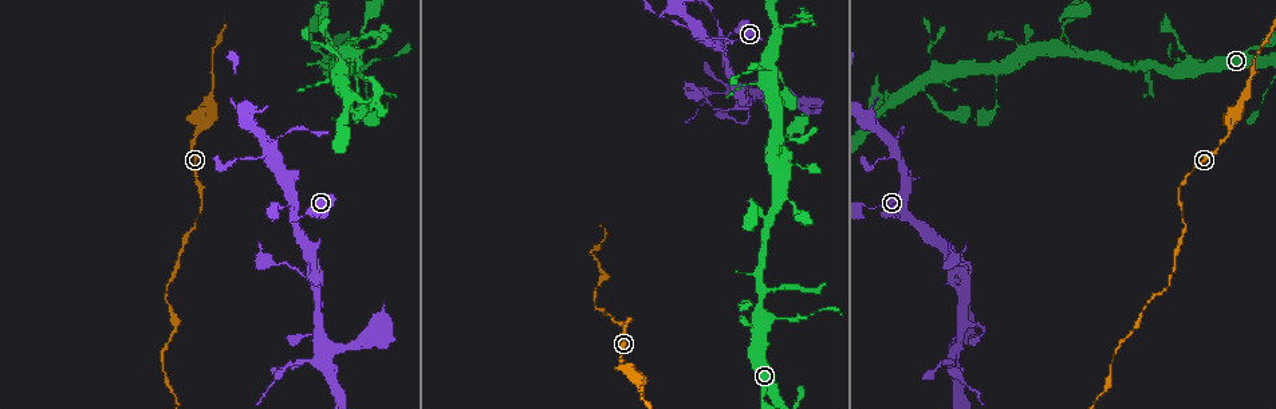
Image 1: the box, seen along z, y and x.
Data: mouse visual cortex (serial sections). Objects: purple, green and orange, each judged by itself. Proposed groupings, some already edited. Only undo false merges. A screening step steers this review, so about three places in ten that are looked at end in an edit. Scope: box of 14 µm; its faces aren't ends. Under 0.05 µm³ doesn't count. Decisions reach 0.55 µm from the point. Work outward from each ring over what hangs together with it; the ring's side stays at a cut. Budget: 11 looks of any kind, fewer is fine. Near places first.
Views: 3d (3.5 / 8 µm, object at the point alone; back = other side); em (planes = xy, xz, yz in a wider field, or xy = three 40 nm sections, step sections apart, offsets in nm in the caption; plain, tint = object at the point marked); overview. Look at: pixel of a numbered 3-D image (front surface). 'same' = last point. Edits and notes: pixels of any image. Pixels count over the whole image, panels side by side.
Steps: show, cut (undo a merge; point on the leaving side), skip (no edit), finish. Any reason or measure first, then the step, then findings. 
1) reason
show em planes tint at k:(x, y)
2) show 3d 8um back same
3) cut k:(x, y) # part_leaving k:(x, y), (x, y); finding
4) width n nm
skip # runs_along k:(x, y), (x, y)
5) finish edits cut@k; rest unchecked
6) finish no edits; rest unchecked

four arms meet
show 3d 8um at 1:(296, 220)

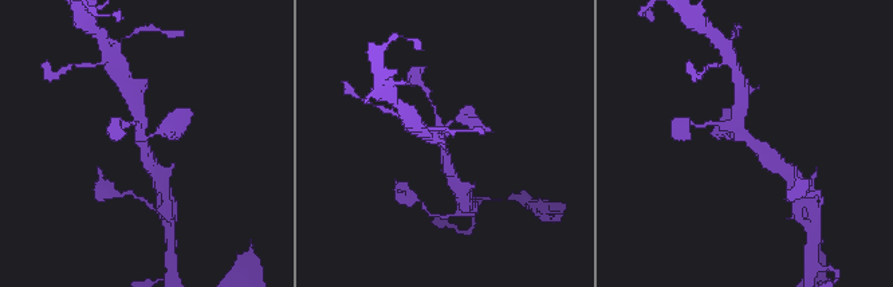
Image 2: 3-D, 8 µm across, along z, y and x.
show 3d 3.5um at 2:(737, 136)

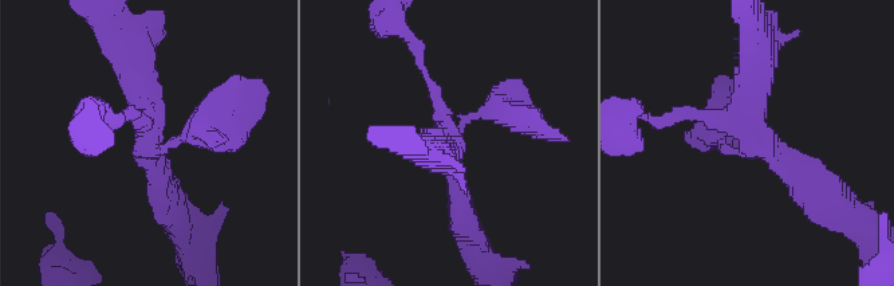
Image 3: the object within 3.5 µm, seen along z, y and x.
arms 4; arm_widths 150, 300, 350, 400 nm
show em planes tint at 3:(148, 146)

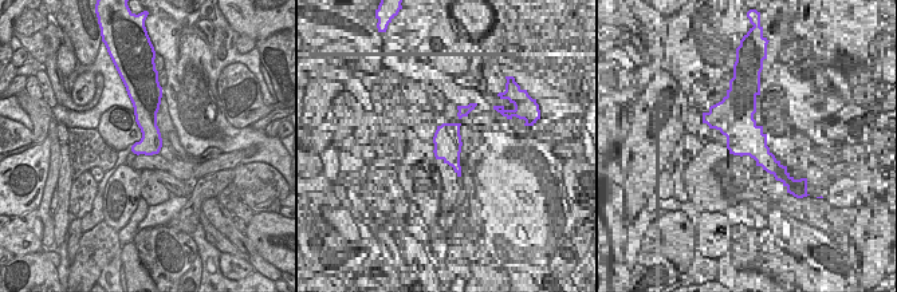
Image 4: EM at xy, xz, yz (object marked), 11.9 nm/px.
skip # runs_along 3:(723, 118), (818, 192); all the same cell

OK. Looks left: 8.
three-way junction
show 3d 3.5um at 1:(898, 152)

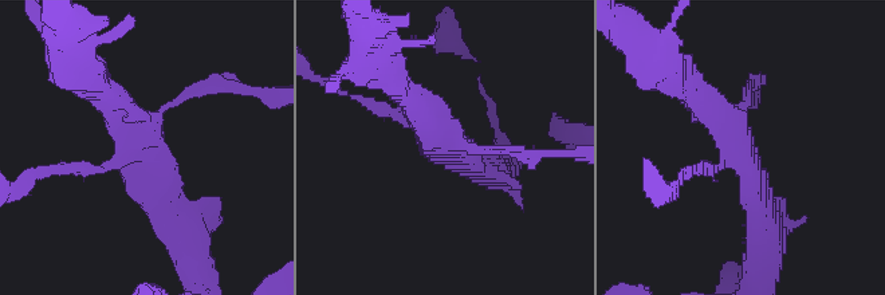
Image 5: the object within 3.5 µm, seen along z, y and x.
show em xy step 1 tint at 5:(148, 142)

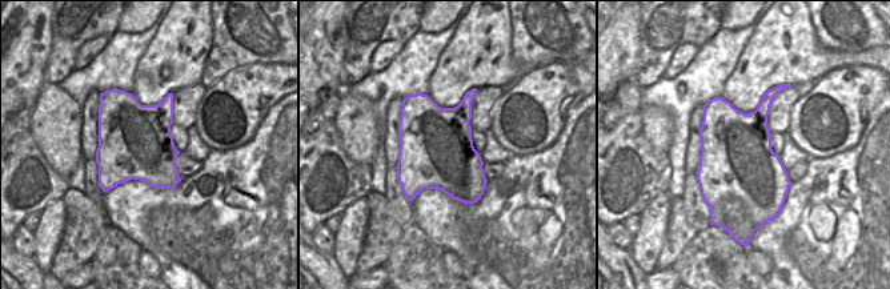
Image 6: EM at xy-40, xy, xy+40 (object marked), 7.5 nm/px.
show em xy step 3 tint same

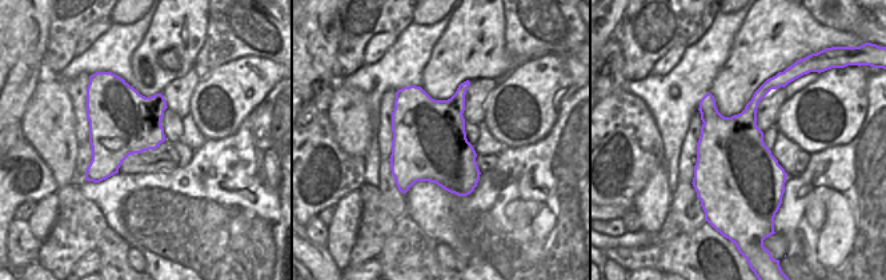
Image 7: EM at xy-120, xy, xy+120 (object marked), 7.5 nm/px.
skip # one cell here

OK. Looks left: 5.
show 3d 3.5um at 1:(376, 99)

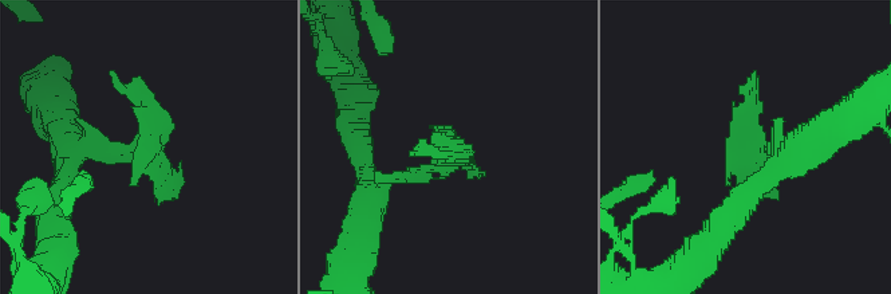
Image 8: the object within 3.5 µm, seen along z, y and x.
show em xy step 1 tint at 8:(153, 143)

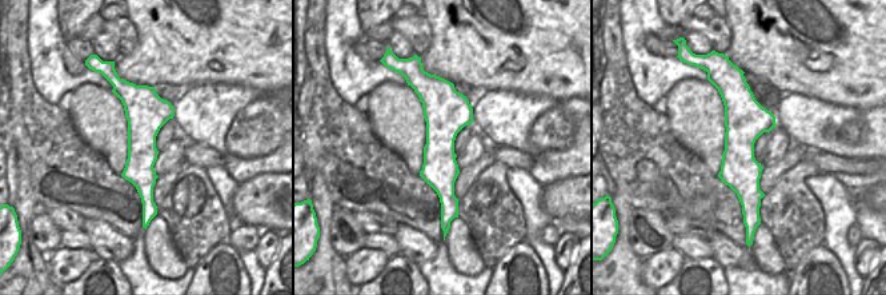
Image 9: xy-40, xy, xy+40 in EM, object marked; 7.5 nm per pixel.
width 320 nm
cut 8:(160, 189) # part_leaving 8:(129, 149), (150, 145), (150, 109), (109, 71); two cells meet here

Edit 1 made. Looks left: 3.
redraw
show overview

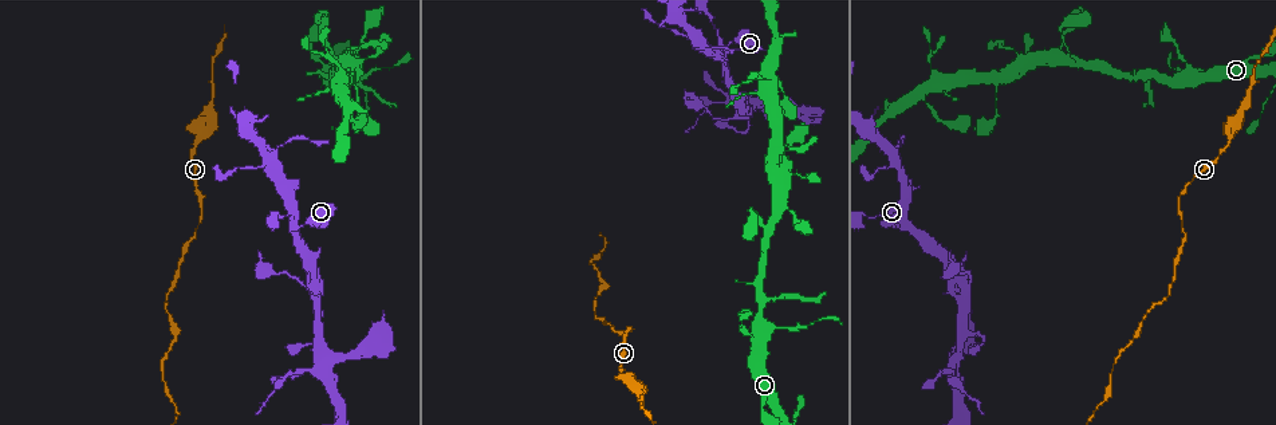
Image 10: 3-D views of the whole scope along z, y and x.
calibre changes
show 3d 8um at 10:(1230, 137)

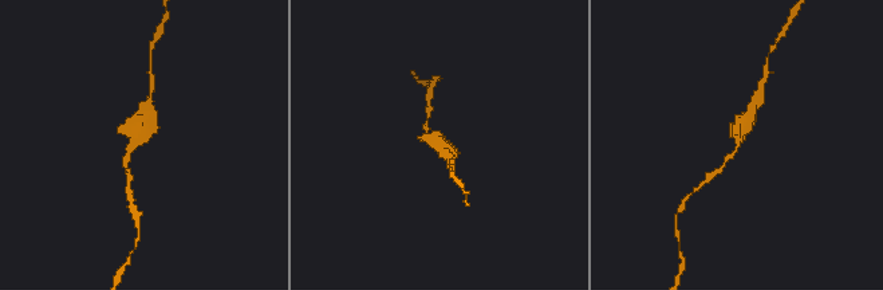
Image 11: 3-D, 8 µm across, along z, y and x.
closer look
show 3d 3.5um at 11:(134, 139)

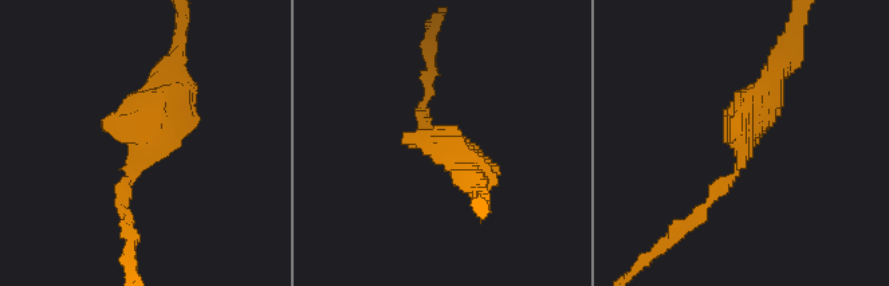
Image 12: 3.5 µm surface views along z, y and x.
skip # runs_along 12:(696, 216), (742, 163), (738, 125), (773, 75); continuous, no second cell

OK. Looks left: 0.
finish edits cut@8; rest unchecked

